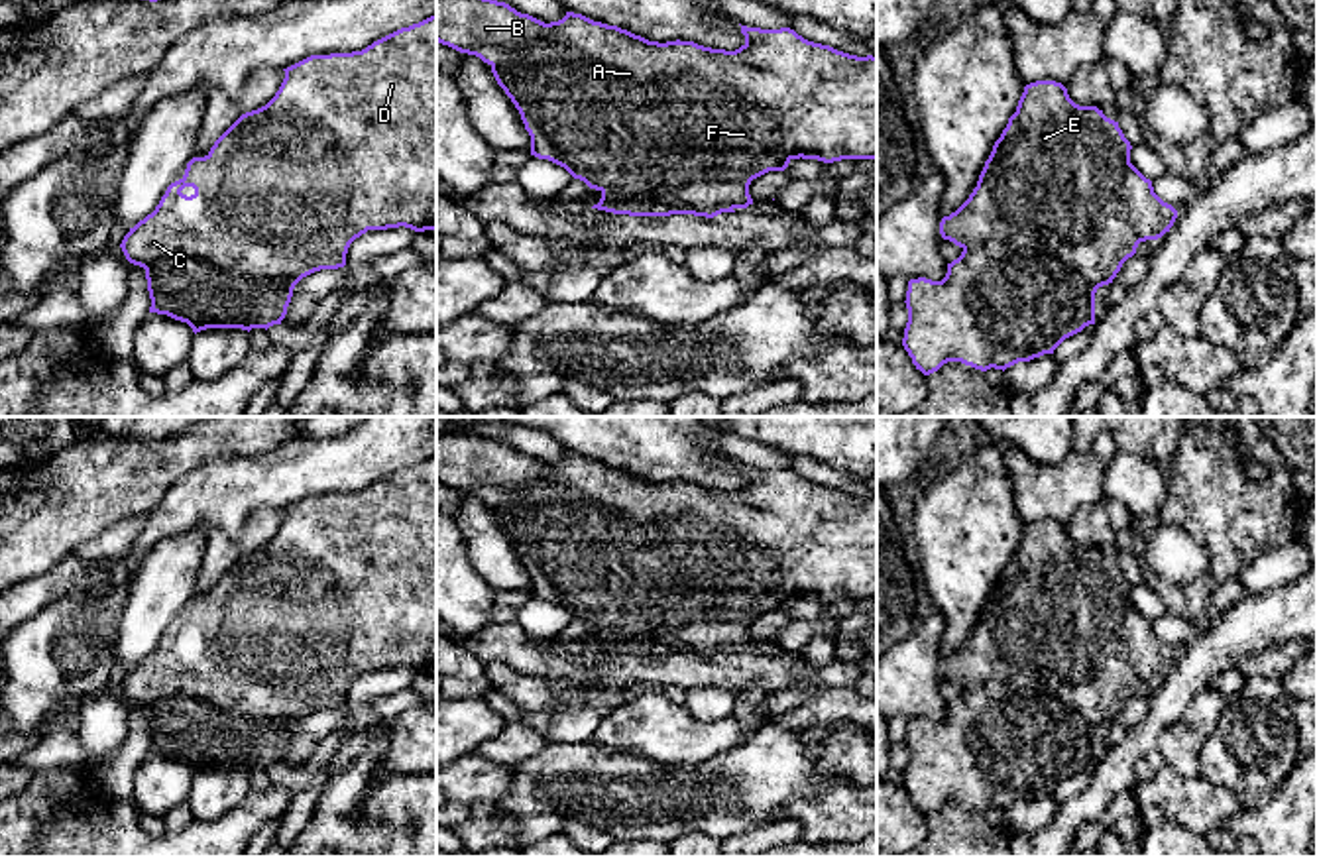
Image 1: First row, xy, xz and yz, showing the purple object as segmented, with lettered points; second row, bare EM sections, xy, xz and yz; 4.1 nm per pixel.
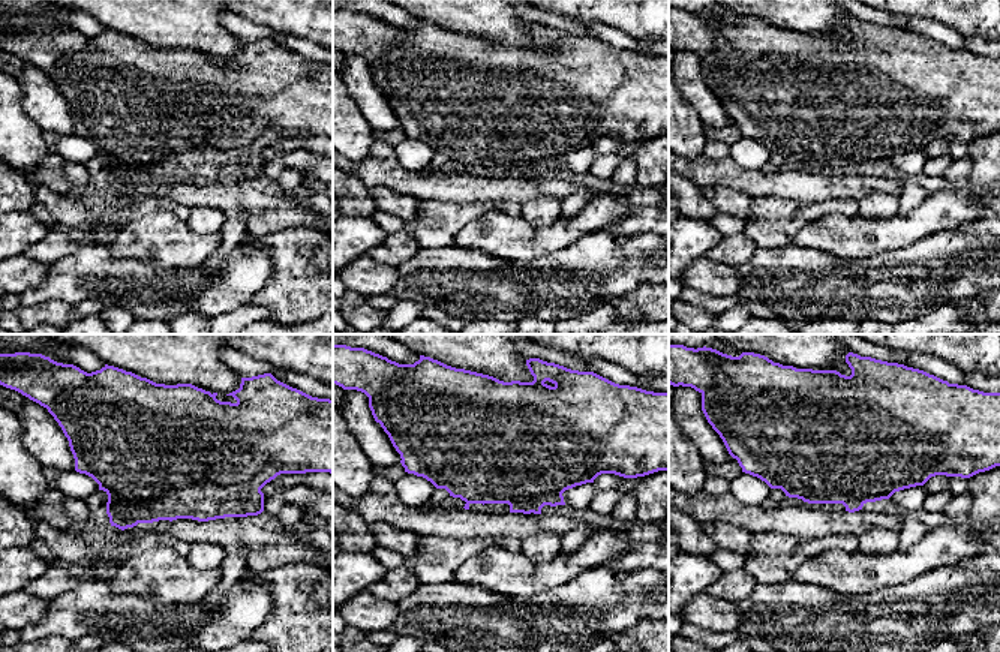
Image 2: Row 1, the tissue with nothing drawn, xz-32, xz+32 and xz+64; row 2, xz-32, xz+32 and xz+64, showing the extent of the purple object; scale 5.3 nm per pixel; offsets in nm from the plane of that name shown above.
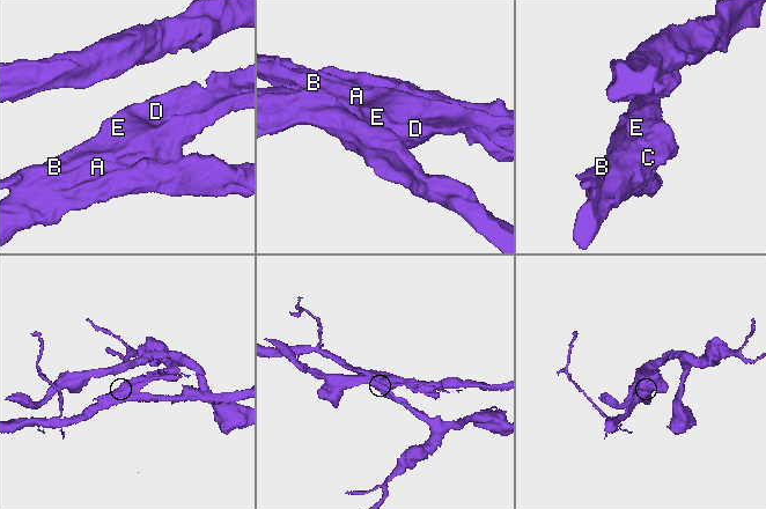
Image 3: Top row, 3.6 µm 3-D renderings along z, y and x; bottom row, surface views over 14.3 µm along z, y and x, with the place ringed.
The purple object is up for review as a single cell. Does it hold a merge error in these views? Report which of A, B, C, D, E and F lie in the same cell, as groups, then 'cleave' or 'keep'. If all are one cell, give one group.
A F / B C D E; cleave

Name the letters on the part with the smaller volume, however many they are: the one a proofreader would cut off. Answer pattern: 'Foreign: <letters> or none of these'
Foreign: B, C, D, E

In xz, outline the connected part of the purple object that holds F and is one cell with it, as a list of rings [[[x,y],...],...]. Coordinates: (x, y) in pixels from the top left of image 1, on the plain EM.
[[[566,452],[562,460],[544,464],[544,474],[539,480],[517,487],[509,501],[491,505],[491,513],[521,554],[525,570],[531,576],[531,596],[564,607],[574,619],[580,619],[590,629],[601,633],[615,633],[629,639],[655,635],[674,637],[682,625],[690,623],[757,619],[769,611],[778,611],[784,601],[794,600],[798,594],[802,600],[818,600],[824,603],[841,600],[877,600],[877,495],[849,495],[830,486],[808,482],[790,468],[761,470],[741,466],[741,474],[745,476],[745,484],[735,491],[712,489],[680,480],[658,484],[617,466],[607,466],[582,454]]]

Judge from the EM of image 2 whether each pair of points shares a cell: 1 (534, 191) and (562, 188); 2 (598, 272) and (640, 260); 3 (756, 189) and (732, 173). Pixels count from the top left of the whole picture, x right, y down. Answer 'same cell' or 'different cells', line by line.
1: same cell
2: same cell
3: same cell

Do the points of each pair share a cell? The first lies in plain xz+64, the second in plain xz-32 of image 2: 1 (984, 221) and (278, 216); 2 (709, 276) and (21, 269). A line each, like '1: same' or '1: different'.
1: same
2: same

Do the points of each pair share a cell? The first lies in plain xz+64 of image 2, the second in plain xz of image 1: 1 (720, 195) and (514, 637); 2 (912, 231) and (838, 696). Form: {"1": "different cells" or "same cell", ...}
{"1": "different cells", "2": "different cells"}

